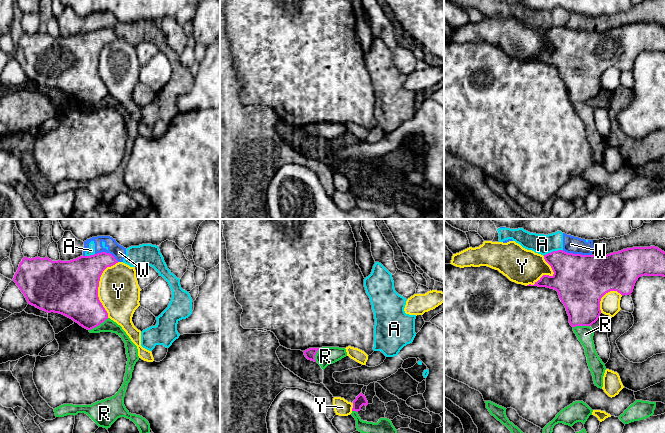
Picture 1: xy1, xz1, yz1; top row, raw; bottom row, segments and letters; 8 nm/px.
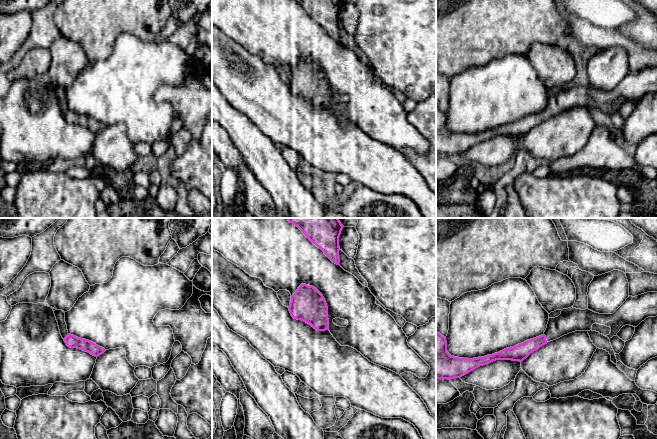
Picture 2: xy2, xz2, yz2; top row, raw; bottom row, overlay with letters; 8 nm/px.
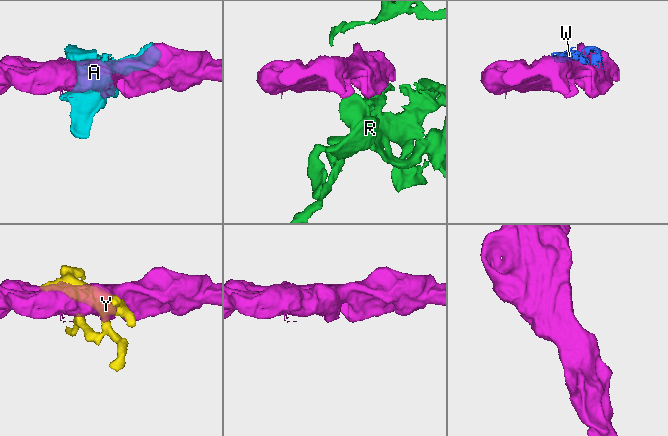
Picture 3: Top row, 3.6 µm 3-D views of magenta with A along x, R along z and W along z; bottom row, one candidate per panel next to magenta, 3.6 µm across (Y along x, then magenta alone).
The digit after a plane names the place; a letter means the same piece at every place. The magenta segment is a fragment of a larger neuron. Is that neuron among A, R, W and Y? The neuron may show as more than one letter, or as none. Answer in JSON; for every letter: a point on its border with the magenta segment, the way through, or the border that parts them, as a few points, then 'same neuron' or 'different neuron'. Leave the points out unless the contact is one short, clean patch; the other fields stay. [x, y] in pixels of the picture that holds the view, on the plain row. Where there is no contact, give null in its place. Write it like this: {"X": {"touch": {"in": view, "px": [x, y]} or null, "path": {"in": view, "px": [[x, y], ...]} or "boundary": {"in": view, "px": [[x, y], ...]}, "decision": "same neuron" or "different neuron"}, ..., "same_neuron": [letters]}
{"A": {"touch": {"in": "yz1", "px": [553, 27]}, "decision": "different neuron"}, "R": {"touch": {"in": "xy1", "px": [98, 101]}, "decision": "different neuron"}, "W": {"touch": {"in": "yz1", "px": [577, 30]}, "decision": "different neuron"}, "Y": {"touch": {"in": "xy1", "px": [98, 62]}, "decision": "different neuron"}, "same_neuron": []}

